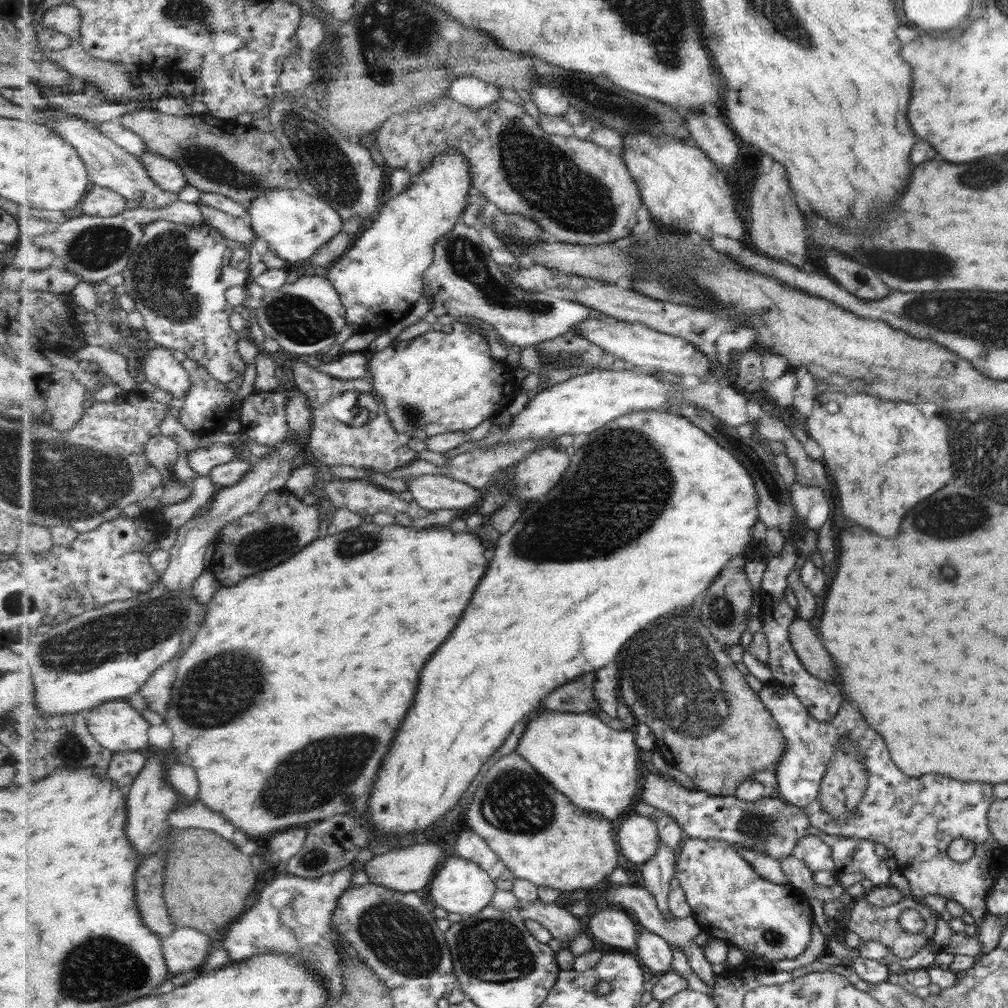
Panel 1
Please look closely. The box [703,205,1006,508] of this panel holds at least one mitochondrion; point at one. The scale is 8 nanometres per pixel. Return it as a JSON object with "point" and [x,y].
{"point":[900,264]}

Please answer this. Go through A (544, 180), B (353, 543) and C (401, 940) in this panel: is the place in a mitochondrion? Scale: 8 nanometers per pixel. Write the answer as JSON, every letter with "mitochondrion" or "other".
{"A":"mitochondrion","B":"mitochondrion","C":"mitochondrion"}

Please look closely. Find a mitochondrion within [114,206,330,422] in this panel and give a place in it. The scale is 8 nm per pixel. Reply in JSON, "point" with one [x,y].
{"point":[162,274]}

